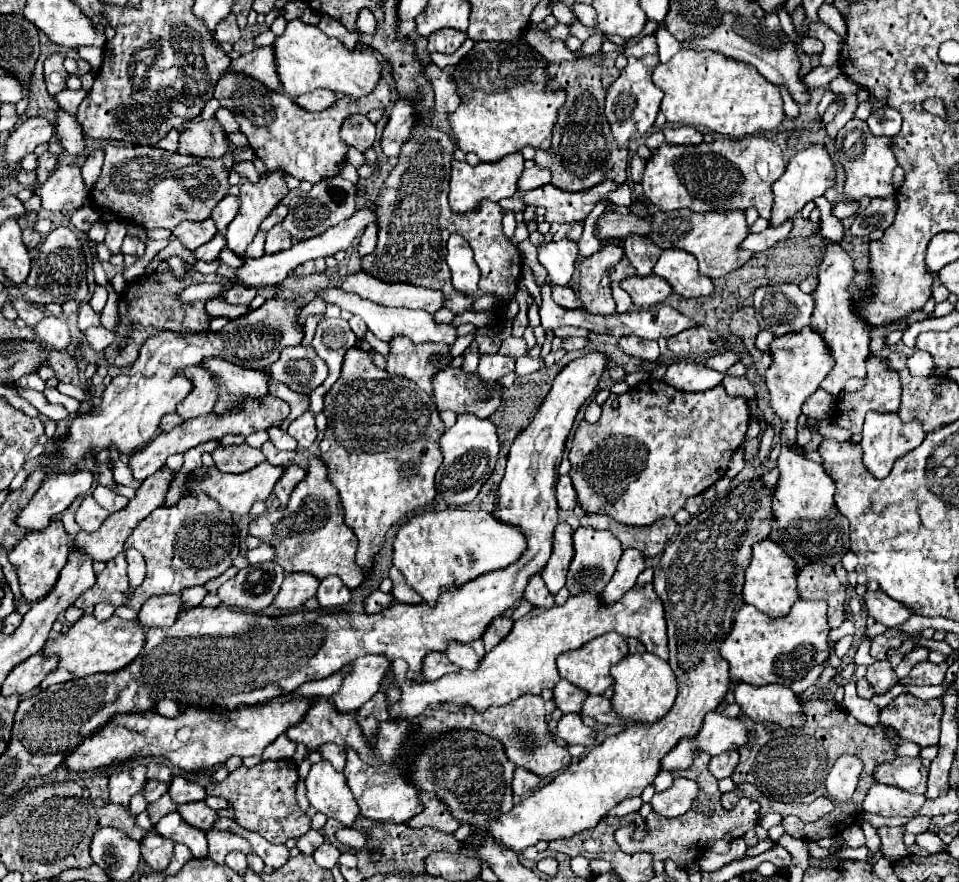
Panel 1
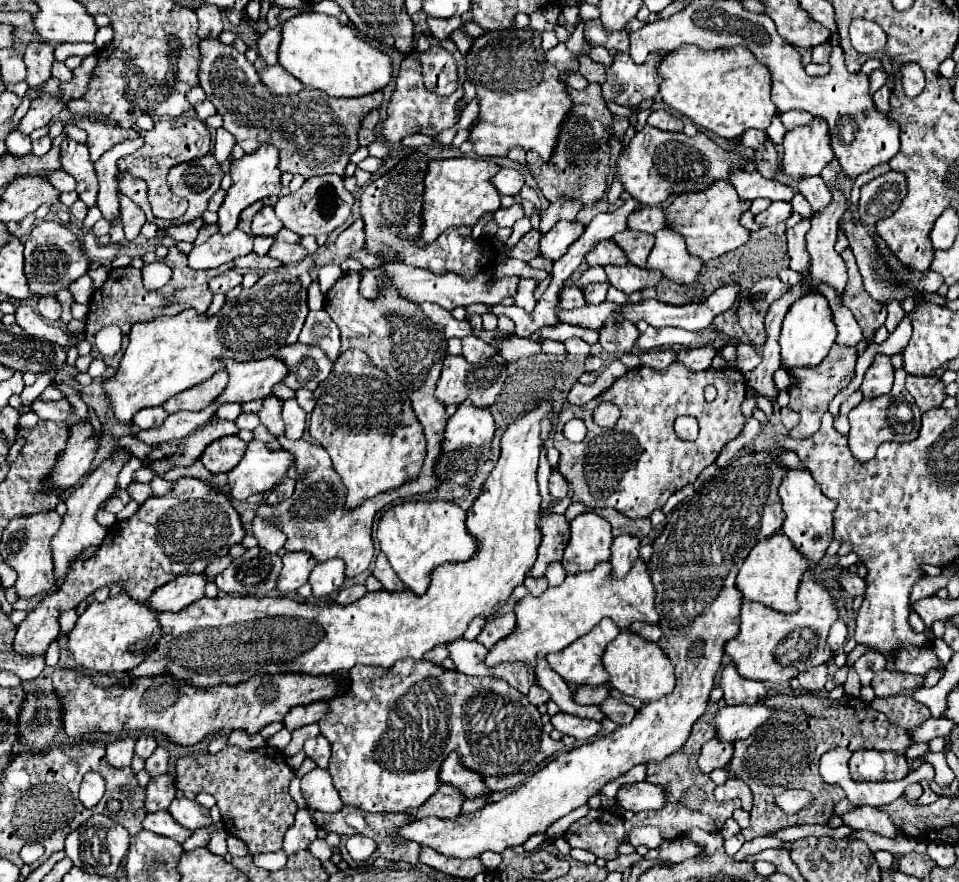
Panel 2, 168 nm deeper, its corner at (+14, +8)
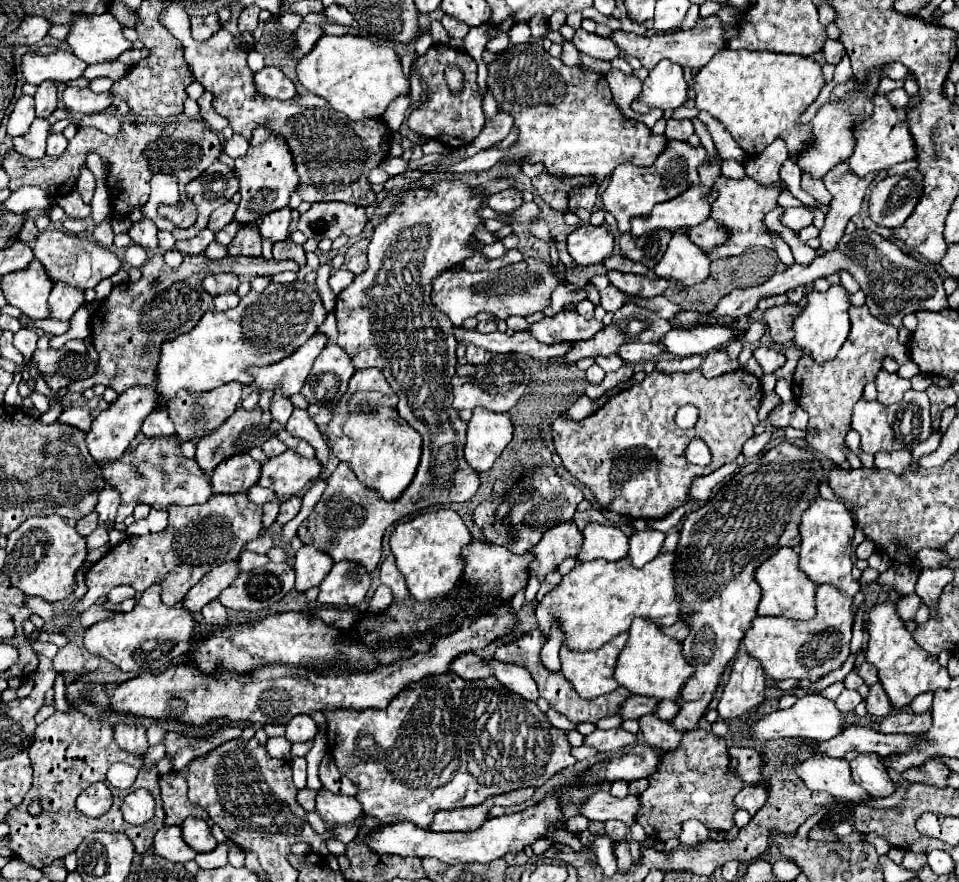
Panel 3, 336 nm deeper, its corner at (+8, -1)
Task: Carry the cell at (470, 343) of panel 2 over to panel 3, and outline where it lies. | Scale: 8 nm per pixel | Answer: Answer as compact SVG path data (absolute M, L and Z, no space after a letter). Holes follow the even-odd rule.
M468 345L466 349L466 361L468 363L486 363L490 359L490 353L482 347L476 347L476 345Z

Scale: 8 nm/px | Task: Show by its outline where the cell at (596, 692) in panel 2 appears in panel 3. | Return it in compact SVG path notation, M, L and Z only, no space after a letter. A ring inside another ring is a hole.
M634 695L632 699L628 699L628 703L624 703L620 715L624 719L640 719L642 715L650 715L656 713L660 699L654 697L644 697L644 695Z

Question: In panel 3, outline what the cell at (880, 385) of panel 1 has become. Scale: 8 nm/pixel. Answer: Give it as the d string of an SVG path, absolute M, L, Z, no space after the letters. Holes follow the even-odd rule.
M882 369L876 377L876 389L878 389L878 403L892 405L892 403L900 403L904 393L912 389L912 385L910 379L902 379L896 373L888 373Z

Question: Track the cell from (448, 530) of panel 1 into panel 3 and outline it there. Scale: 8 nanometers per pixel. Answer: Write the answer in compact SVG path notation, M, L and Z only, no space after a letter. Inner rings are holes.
M448 507L430 509L422 515L412 517L406 523L398 523L392 531L390 547L396 557L396 565L406 579L410 595L414 599L436 599L436 595L450 593L464 573L462 549L470 541L472 537L464 521L454 509Z

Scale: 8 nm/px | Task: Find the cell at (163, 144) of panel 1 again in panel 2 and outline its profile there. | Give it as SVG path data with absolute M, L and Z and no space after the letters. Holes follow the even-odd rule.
M88 118L76 120L76 126L80 126L82 130L88 132L86 146L88 146L88 150L90 150L90 156L92 156L94 162L96 162L106 150L110 150L112 146L116 146L118 142L138 138L138 132L132 130L132 128L130 128L130 130L124 130L124 128L116 128L116 126L110 126L110 124L92 122L92 120L88 120Z

